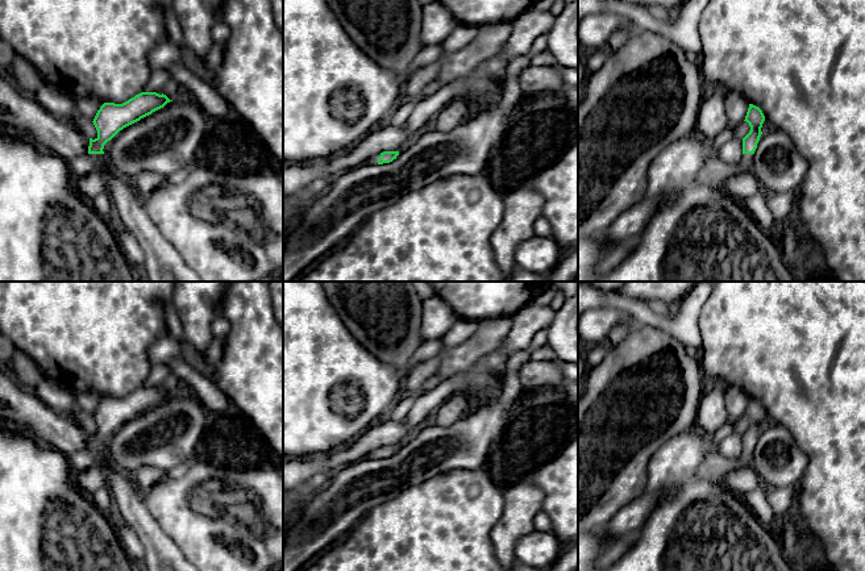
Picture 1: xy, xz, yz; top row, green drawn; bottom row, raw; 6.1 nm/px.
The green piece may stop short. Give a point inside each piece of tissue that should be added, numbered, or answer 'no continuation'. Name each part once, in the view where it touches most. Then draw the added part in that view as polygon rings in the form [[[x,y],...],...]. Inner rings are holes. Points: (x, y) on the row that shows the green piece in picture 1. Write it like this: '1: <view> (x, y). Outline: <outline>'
1: xy (83, 165). Outline: [[[83,154],[68,161],[70,172],[78,178],[91,174],[96,170],[95,159],[101,154]]]

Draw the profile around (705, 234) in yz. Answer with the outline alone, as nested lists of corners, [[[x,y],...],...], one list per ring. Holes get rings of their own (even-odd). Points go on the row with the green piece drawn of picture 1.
[[[694,130],[652,159],[644,199],[657,199],[666,193],[674,193],[675,199],[654,212],[644,232],[636,237],[635,249],[621,263],[595,282],[803,282],[777,239],[758,226],[741,200],[725,193],[721,187],[698,182],[699,172],[712,159],[710,143]]]

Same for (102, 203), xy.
[[[107,191],[91,199],[90,203],[103,218],[107,218],[108,213],[111,212],[111,207],[112,207],[112,200]]]

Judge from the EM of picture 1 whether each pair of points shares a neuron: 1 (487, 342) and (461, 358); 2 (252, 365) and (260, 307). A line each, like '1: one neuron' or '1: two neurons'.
1: one neuron
2: one neuron

